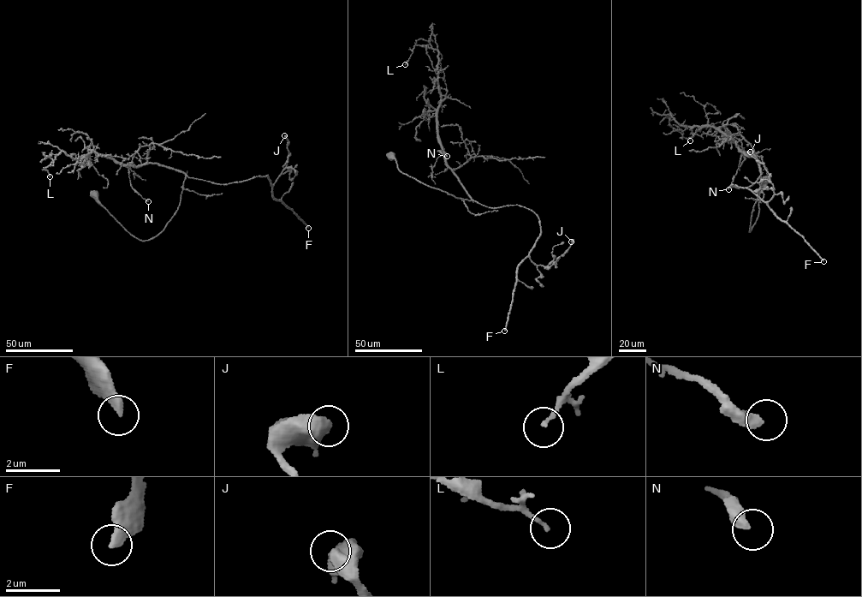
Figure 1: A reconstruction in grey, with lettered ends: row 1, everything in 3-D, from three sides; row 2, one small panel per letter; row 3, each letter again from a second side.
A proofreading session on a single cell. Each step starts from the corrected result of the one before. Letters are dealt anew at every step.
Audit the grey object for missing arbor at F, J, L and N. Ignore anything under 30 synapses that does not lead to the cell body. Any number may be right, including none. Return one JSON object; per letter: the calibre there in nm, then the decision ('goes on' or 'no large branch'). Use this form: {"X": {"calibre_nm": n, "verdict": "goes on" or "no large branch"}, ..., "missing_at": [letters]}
{"F": {"calibre_nm": 360, "verdict": "goes on"}, "J": {"calibre_nm": 700, "verdict": "no large branch"}, "L": {"calibre_nm": 140, "verdict": "no large branch"}, "N": {"calibre_nm": 400, "verdict": "no large branch"}, "missing_at": ["F"]}

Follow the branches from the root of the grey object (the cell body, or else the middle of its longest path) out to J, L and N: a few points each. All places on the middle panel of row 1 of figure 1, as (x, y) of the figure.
J: (389, 155), (401, 172), (456, 198), (531, 210), (540, 224), (529, 253), (537, 265), (556, 261), (571, 241)
L: (389, 155), (403, 173), (456, 198), (472, 199), (447, 164), (438, 134), (438, 51), (416, 45), (405, 64)
N: (389, 155), (403, 173), (456, 198), (472, 199), (448, 165), (444, 152), (437, 151), (447, 156)

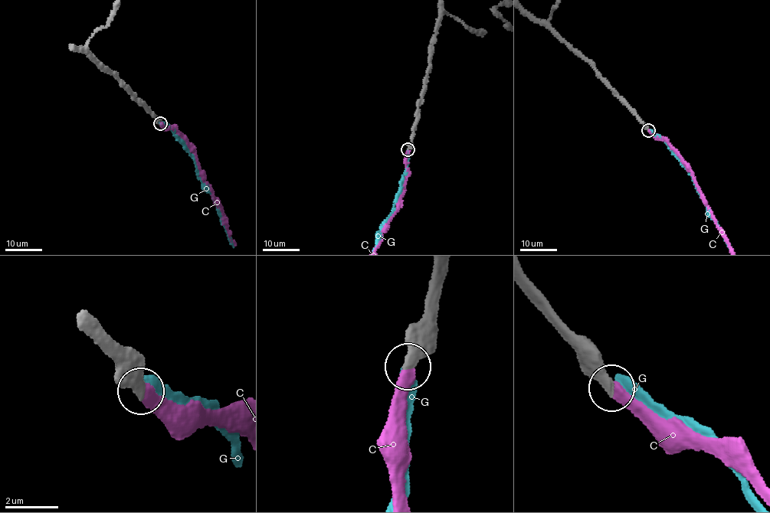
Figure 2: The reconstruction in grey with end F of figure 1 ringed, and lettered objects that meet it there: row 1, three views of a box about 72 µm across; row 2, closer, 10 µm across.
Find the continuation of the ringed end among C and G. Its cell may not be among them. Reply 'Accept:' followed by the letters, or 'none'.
Accept: C

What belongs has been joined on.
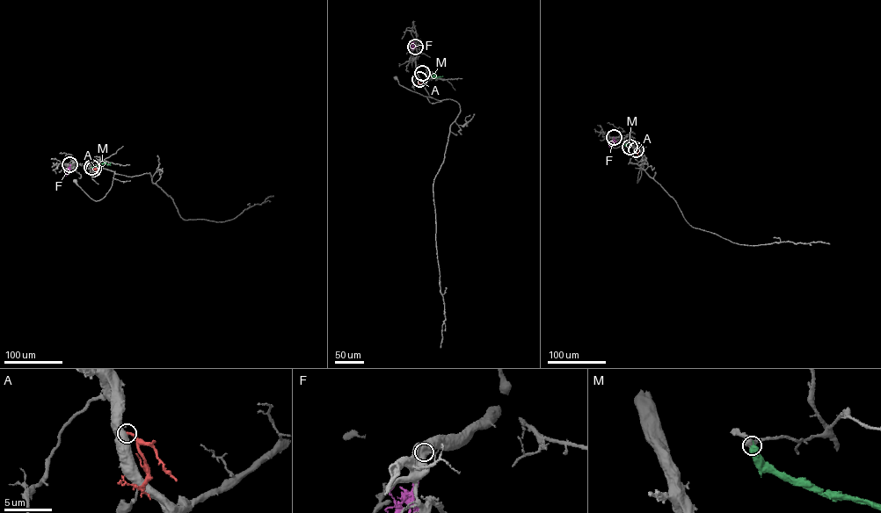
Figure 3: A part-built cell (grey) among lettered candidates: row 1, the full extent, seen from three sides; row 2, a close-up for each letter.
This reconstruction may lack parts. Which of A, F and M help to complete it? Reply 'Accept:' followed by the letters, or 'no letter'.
Accept: no letter

